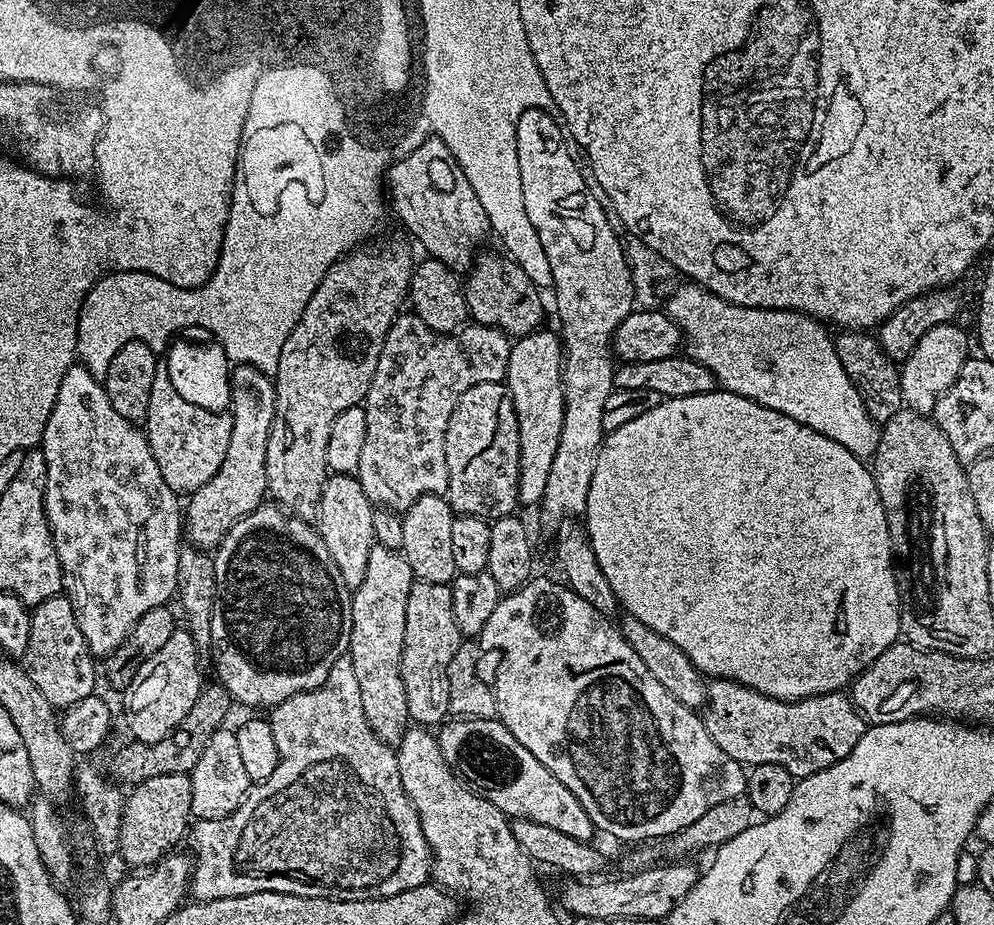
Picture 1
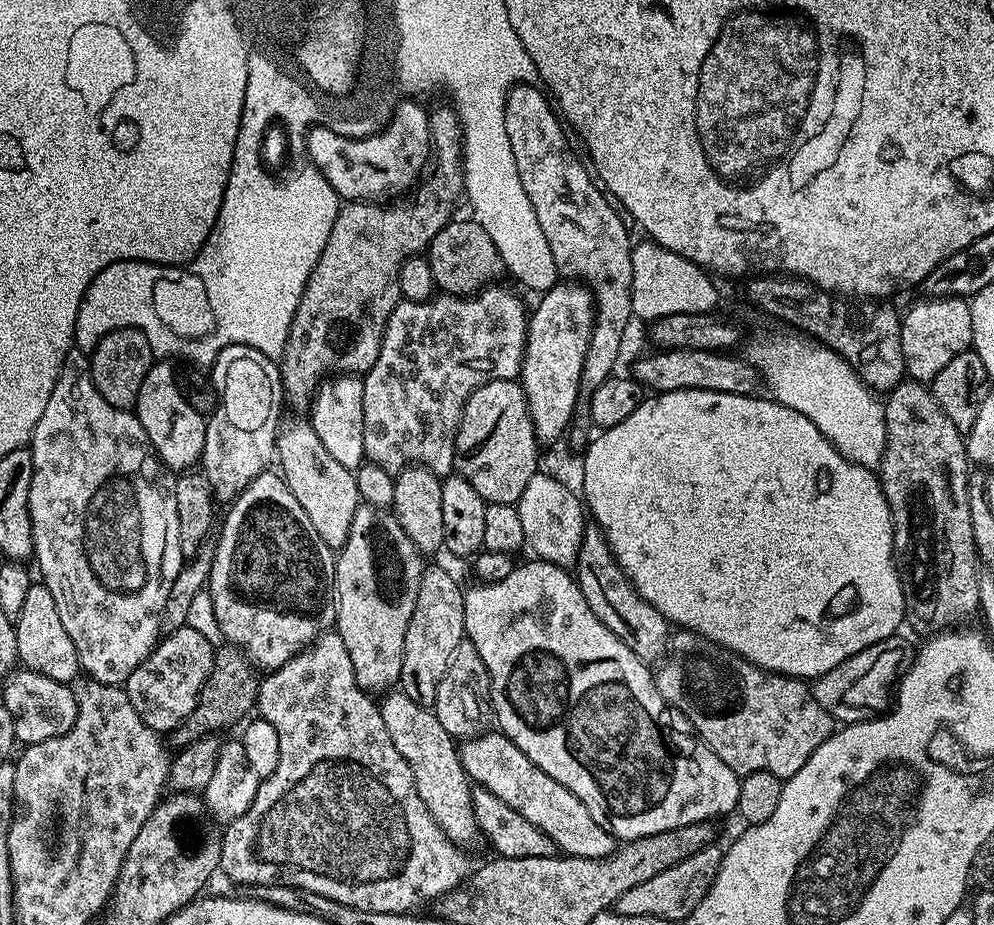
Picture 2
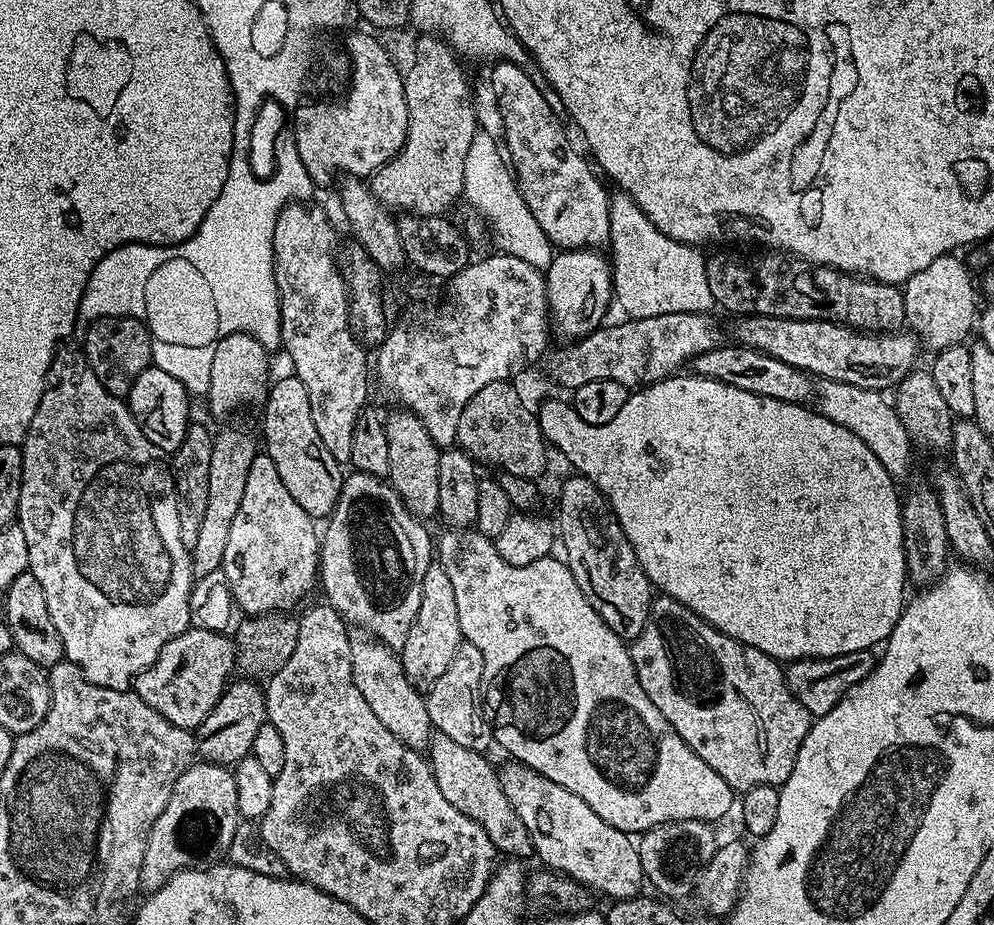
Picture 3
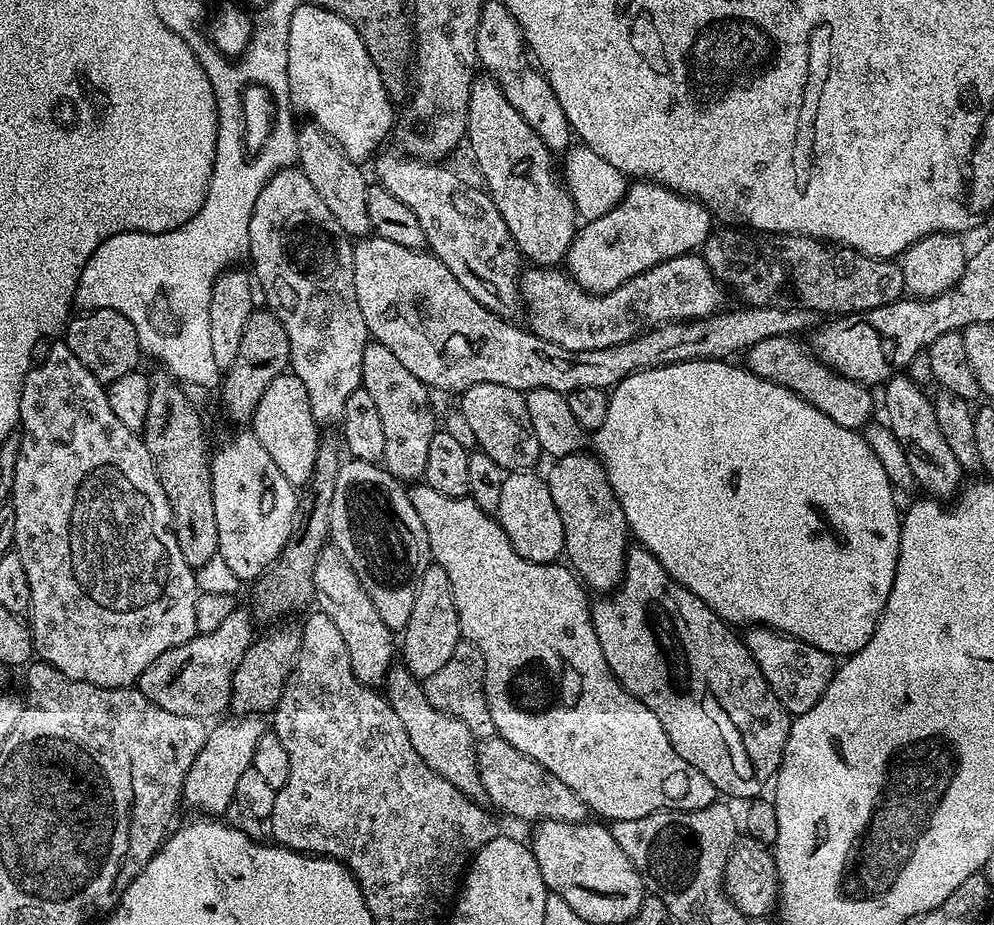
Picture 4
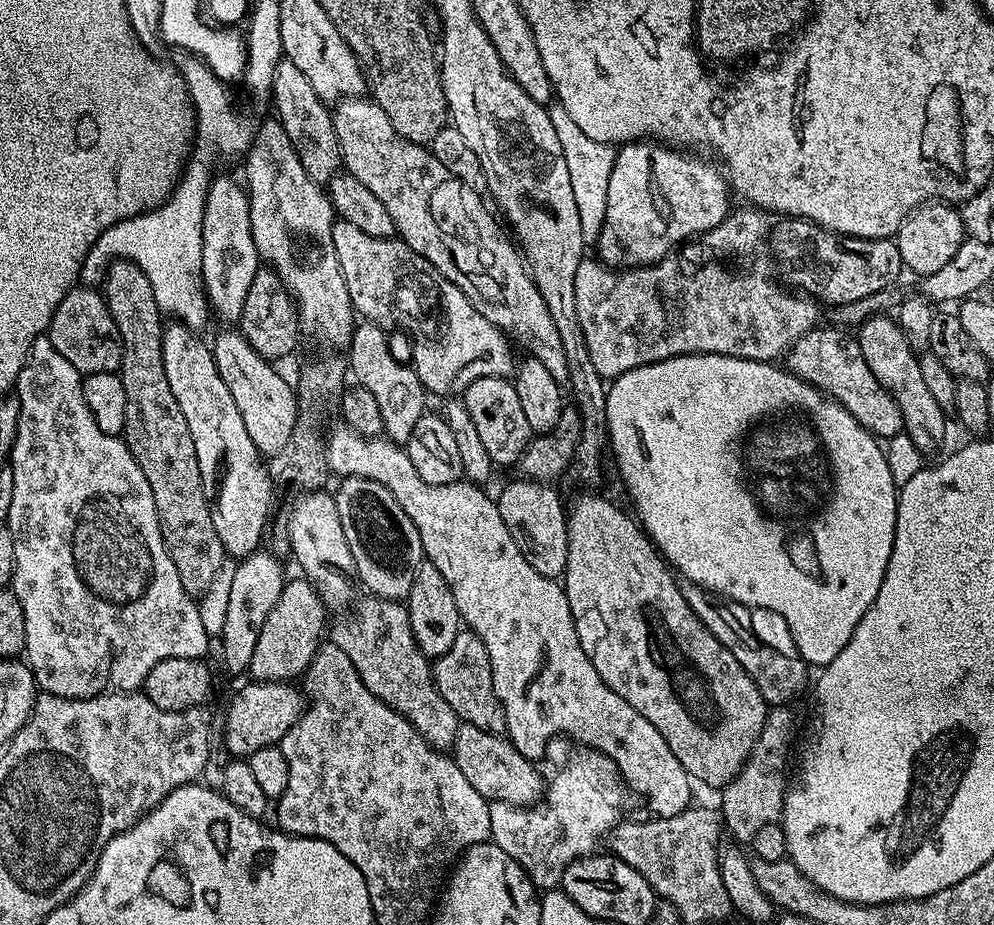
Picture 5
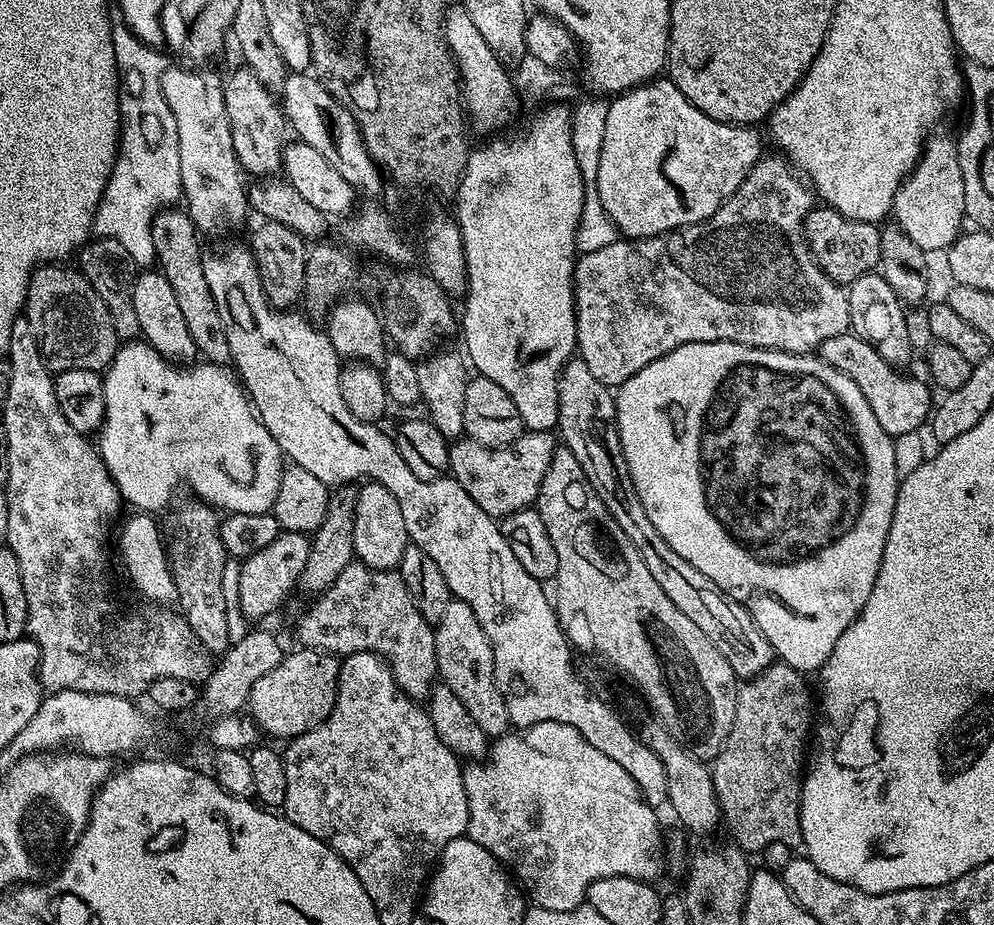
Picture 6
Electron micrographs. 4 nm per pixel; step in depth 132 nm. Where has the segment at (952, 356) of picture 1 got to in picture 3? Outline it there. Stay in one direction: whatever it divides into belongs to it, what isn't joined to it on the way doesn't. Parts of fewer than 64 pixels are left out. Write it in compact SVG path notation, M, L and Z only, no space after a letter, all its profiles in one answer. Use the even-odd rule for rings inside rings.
M949 254L943 256L942 258L934 258L934 262L930 262L930 266L926 266L926 270L918 270L918 274L914 274L904 285L902 286L902 291L904 294L904 319L906 321L907 327L911 329L913 333L918 337L919 343L921 345L924 344L926 347L929 348L929 353L935 354L943 350L943 348L949 348L950 346L954 346L955 344L963 344L969 338L968 331L973 331L974 325L977 323L978 320L978 307L976 308L976 292L978 296L978 288L972 285L972 276L973 273L970 271L969 265L967 263L964 264L962 261L959 260L959 255L956 254Z

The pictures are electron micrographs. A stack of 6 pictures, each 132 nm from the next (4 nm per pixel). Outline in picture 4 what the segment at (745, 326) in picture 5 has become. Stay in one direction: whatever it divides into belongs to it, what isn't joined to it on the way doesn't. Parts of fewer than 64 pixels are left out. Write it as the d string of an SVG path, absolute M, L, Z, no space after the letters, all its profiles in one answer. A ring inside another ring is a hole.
M689 254L687 256L675 256L669 260L663 260L662 263L653 266L649 272L643 272L638 274L634 278L627 280L622 286L618 286L618 290L613 292L588 292L582 286L578 286L576 281L568 275L567 271L555 270L553 267L539 267L528 266L523 269L520 278L520 298L522 301L523 311L528 312L528 324L527 327L536 335L546 338L546 342L554 342L554 346L562 346L566 350L602 350L603 348L609 348L610 346L618 346L622 342L630 342L635 336L640 335L642 332L648 332L652 328L658 328L662 324L675 324L681 320L705 320L707 316L713 316L715 312L721 311L722 304L720 304L720 292L722 293L722 285L719 280L716 279L710 269L706 266L703 255Z

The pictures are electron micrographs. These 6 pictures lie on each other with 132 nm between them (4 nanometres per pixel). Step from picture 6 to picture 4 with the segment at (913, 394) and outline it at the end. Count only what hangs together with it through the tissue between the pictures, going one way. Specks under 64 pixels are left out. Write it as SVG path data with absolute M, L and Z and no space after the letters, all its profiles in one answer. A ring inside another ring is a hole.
M775 336L765 338L763 342L754 342L754 346L746 353L746 367L749 372L766 382L774 382L794 394L798 394L810 406L822 410L826 418L834 418L838 426L846 426L857 430L863 429L873 419L872 396L865 385L854 382L850 378L840 376L827 368L816 357L815 352L803 339L796 336Z

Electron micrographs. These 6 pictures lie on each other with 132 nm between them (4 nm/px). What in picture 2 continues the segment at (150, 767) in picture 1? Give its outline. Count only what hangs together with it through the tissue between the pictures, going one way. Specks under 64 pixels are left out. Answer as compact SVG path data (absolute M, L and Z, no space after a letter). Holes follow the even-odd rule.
M227 642L221 645L221 648L219 645L215 649L216 663L212 665L212 673L202 686L194 710L170 733L170 740L173 740L171 743L176 743L177 749L201 740L203 736L223 733L223 728L232 728L236 723L239 725L249 715L247 712L256 708L256 696L260 692L261 681L257 669L241 648Z

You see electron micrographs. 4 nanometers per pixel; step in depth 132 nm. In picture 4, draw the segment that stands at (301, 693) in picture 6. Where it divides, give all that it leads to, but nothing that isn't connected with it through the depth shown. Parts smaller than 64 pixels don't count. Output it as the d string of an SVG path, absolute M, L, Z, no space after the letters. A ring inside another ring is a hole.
M244 714L232 719L236 720L221 719L216 722L221 724L213 723L209 727L206 742L198 758L194 758L194 766L190 766L186 774L183 803L197 808L200 811L197 813L208 818L223 817L223 812L228 807L233 807L238 790L238 778L242 778L242 774L246 774L246 770L251 768L254 746L258 746L258 738L262 738L266 730L265 717L260 714Z

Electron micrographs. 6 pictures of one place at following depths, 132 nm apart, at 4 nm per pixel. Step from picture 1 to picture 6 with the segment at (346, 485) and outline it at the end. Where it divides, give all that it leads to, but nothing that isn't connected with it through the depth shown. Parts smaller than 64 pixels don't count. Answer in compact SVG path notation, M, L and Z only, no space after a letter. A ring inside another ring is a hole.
M169 206L152 217L152 245L156 251L155 263L158 265L159 271L164 273L166 282L170 282L170 287L174 289L174 294L178 297L178 306L182 310L182 315L186 318L186 326L190 329L190 336L194 338L196 347L202 353L203 359L224 366L231 361L232 355L222 326L222 314L218 314L214 294L210 294L210 286L206 286L204 256L202 251L200 252L199 238L201 239L201 237L198 235L195 222L188 217L187 211L180 209L179 212L178 209L179 207Z

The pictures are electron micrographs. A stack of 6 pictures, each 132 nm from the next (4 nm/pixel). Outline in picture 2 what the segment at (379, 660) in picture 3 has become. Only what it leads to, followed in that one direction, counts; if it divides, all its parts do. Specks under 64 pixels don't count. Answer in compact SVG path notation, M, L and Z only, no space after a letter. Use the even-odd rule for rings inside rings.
M392 690L379 701L382 722L390 734L390 742L406 758L414 774L414 786L418 786L418 798L426 802L426 810L438 822L445 834L461 846L467 846L472 839L477 839L478 829L472 805L473 783L464 773L460 761L460 749L457 741L446 734L442 722L438 722L431 707L414 702L403 690Z

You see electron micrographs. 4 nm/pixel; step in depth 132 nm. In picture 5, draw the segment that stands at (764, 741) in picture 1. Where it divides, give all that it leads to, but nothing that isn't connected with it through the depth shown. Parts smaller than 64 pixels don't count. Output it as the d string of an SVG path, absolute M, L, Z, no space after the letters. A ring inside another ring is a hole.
M600 496L578 497L573 504L570 504L566 515L568 517L568 557L562 583L566 598L570 602L572 616L576 619L576 633L582 650L586 650L586 654L592 658L594 670L598 670L602 682L606 682L606 686L610 686L610 690L614 690L618 698L626 698L626 702L630 702L630 706L634 706L634 710L638 710L638 714L642 714L642 718L646 718L646 722L650 722L650 726L654 726L654 730L658 730L658 734L666 738L666 746L670 746L674 758L682 762L682 766L693 781L700 783L701 780L702 783L716 788L715 790L723 789L724 785L730 783L740 772L743 764L748 761L748 756L762 734L770 711L769 705L764 703L758 686L754 686L754 678L750 678L750 674L742 670L738 658L734 658L734 654L730 654L730 650L726 650L726 646L722 646L722 642L718 642L718 638L714 638L714 634L710 634L710 630L702 626L698 614L690 610L690 602L682 598L682 590L673 569L656 551L648 533L631 515L628 517L618 505L611 504Z

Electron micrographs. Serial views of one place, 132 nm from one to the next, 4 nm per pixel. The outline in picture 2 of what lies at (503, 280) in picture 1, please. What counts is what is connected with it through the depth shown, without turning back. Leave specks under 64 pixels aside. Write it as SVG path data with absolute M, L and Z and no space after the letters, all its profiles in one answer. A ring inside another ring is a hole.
M474 218L449 220L427 246L426 259L430 266L432 283L441 293L450 296L470 296L481 288L491 285L499 276L505 275L504 263L494 246L490 242L490 234L486 234L483 224Z

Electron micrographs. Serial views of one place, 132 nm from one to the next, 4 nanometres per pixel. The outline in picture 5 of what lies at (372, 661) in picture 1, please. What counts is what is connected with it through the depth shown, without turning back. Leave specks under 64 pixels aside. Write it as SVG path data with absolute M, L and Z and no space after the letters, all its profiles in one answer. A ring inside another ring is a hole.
M345 476L339 483L334 488L338 518L342 518L342 534L346 534L350 554L354 554L359 583L365 584L371 595L403 601L414 586L418 566L426 560L419 530L385 485L356 476Z

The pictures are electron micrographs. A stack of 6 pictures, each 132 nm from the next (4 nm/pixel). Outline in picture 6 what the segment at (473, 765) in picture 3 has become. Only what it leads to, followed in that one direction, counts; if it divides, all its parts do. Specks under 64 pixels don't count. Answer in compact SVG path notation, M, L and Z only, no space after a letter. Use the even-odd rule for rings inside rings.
M359 562L350 563L346 570L342 570L342 574L338 574L336 581L325 592L319 593L315 600L316 604L310 605L296 624L296 636L303 647L318 648L321 652L330 652L340 658L355 652L373 652L388 663L392 677L410 699L417 702L427 701L428 693L438 676L436 633L433 625L426 618L422 618L422 614L418 614L418 606L414 606L414 598L410 598L410 590L399 571L383 572Z

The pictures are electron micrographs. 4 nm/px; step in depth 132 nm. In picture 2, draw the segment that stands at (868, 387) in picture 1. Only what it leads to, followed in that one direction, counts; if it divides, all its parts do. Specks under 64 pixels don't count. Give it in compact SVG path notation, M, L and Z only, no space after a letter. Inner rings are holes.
M760 274L749 279L748 282L748 296L762 311L785 320L788 323L785 325L791 326L801 334L811 336L813 340L837 352L873 392L887 394L905 379L900 329L902 316L899 311L896 313L888 302L881 302L876 298L845 298L843 295L828 292L825 288L819 288L818 285L791 274Z

